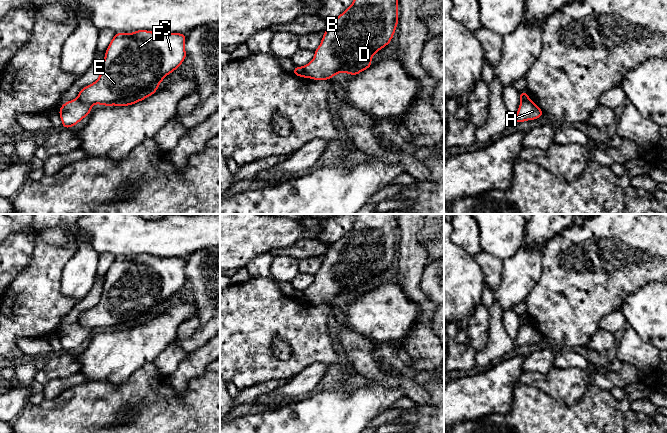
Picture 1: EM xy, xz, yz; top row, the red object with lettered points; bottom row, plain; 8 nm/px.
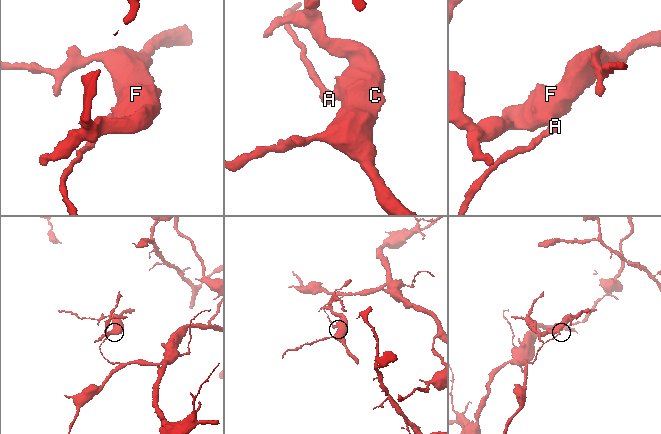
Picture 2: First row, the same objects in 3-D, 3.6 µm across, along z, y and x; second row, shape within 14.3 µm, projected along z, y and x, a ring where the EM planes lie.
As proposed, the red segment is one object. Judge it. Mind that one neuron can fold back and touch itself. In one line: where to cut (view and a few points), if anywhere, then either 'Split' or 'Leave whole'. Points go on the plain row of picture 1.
Split along xy (76, 322), (91, 329). Split

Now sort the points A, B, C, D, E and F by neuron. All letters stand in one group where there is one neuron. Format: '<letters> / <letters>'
A / B C D E F

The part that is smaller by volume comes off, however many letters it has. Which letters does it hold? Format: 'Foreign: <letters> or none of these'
Foreign: B, C, D, E, F

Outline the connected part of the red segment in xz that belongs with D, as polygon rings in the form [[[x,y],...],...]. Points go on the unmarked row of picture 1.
[[[353,214],[355,222],[352,228],[337,242],[332,244],[325,254],[319,271],[314,275],[311,286],[303,290],[310,303],[328,304],[338,297],[353,300],[371,291],[371,282],[383,271],[390,268],[398,249],[398,222],[393,214]]]

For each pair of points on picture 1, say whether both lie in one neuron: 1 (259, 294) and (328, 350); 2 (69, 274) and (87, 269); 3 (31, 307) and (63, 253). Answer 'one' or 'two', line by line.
1: one
2: one
3: one

